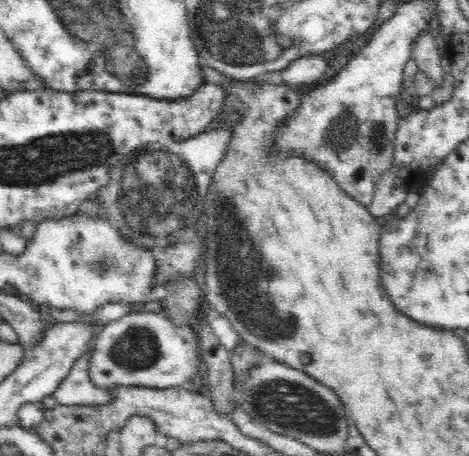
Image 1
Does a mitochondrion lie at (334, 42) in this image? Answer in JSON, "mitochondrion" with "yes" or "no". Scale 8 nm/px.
{"mitochondrion":"no"}

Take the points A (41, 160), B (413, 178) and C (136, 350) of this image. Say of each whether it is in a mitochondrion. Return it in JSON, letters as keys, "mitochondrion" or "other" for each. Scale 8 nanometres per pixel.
{"A":"mitochondrion","B":"other","C":"mitochondrion"}

